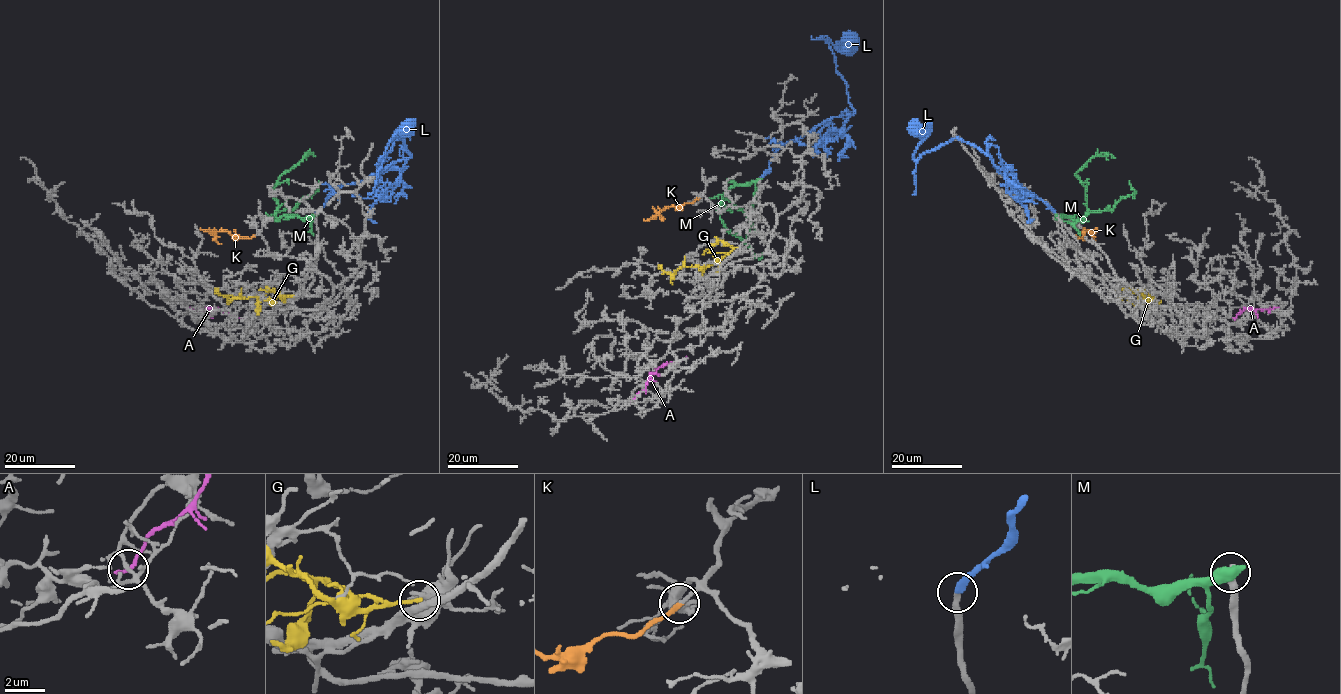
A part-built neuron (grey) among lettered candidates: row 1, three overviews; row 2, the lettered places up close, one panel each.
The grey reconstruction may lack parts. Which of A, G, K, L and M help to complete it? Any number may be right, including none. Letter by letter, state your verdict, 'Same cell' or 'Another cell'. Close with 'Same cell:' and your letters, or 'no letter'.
A: Another cell
G: Another cell
K: Same cell
L: Same cell
M: Another cell
Same cell: K, L

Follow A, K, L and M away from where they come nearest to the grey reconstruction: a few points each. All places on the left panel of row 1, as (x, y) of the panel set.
A: (189, 308), (214, 309), (245, 320)
K: (255, 234), (248, 238), (234, 237), (224, 231), (200, 227)
L: (316, 213), (335, 189), (360, 183), (393, 162), (408, 159), (401, 138), (380, 158), (393, 135), (416, 118)
M: (315, 214), (282, 216), (277, 220), (275, 215), (273, 187), (302, 158)

